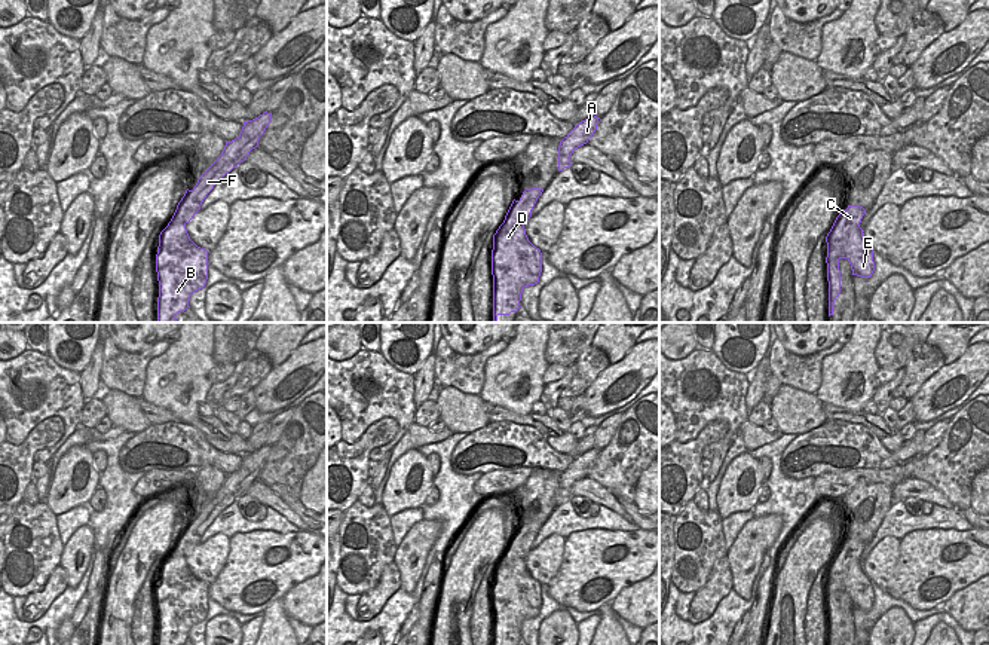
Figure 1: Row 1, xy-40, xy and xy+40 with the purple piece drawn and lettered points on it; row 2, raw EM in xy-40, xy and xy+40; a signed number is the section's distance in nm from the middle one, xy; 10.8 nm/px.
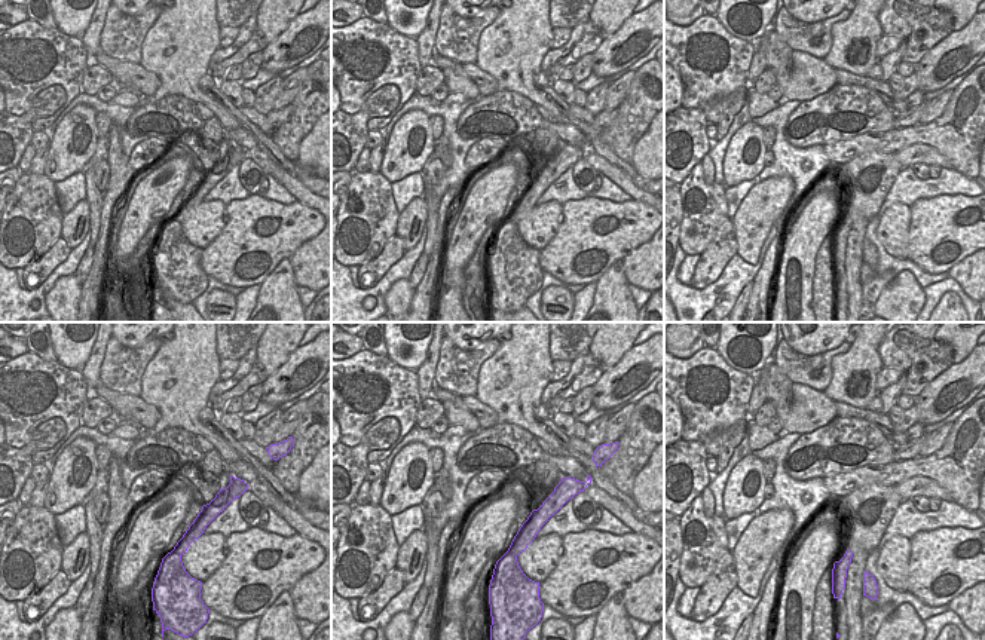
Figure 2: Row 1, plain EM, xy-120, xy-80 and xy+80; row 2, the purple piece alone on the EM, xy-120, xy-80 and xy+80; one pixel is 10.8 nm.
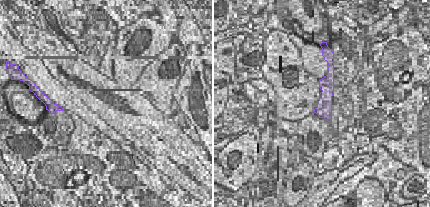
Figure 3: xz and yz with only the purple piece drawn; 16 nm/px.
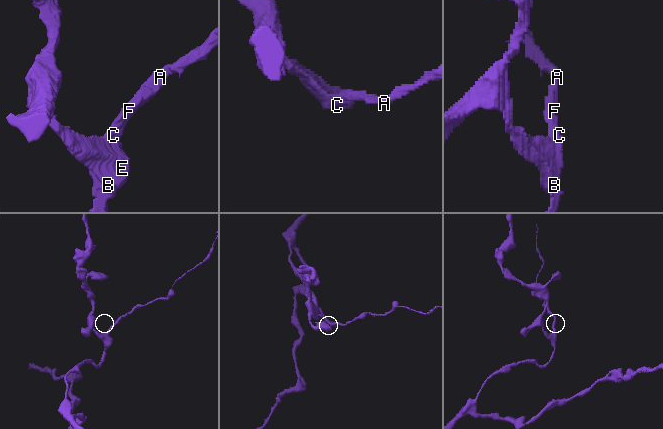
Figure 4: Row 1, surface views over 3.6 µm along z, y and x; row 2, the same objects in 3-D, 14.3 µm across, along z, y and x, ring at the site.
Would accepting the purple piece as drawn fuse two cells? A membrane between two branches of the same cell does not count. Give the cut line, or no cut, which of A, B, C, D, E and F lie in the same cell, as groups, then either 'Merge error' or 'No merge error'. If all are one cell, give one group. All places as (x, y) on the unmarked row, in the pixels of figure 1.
Split along xy+40 (859, 559), (854, 559), (842, 571), (826, 572). Groups: A C F / B D E. Merge error

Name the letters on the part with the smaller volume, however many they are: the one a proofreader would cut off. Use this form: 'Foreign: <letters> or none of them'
Foreign: A, C, F

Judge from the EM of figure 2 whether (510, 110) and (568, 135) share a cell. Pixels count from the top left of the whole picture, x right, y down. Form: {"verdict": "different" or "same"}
{"verdict": "same"}

